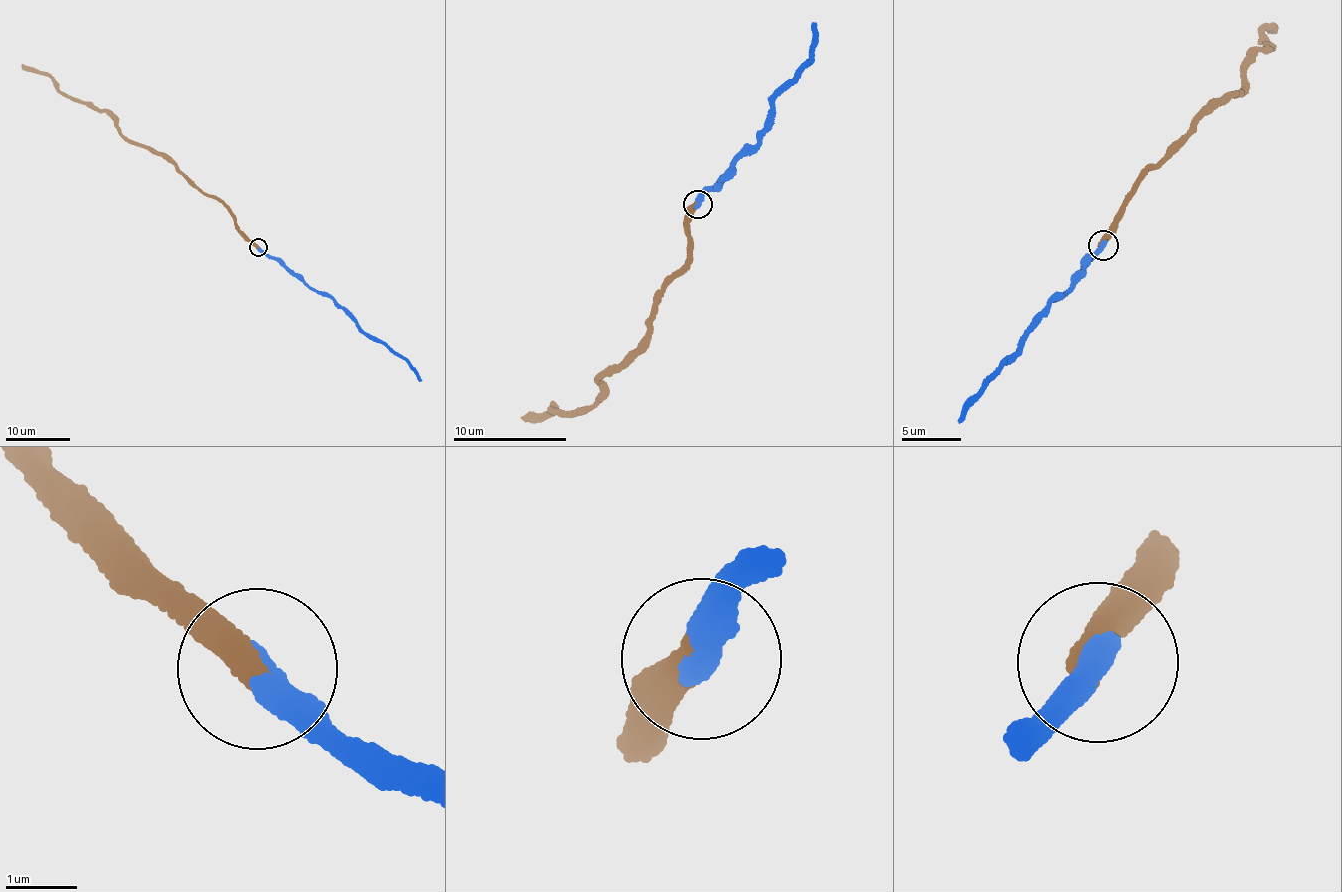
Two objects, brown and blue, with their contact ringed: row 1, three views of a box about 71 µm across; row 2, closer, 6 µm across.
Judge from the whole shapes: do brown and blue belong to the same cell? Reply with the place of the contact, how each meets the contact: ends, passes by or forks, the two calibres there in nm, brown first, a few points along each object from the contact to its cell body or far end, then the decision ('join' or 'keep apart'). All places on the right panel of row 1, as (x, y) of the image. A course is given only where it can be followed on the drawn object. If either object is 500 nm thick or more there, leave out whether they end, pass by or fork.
(1103, 245) | brown ends | blue ends | 440/480 nm | brown via (1103, 245), (1131, 187), (1215, 103), (1243, 92), (1245, 64), (1258, 50), (1275, 51), (1263, 34), (1273, 26) | blue via (1103, 245), (1086, 260), (1080, 274), (1053, 297), (1025, 344), (1000, 364), (959, 424) | join

